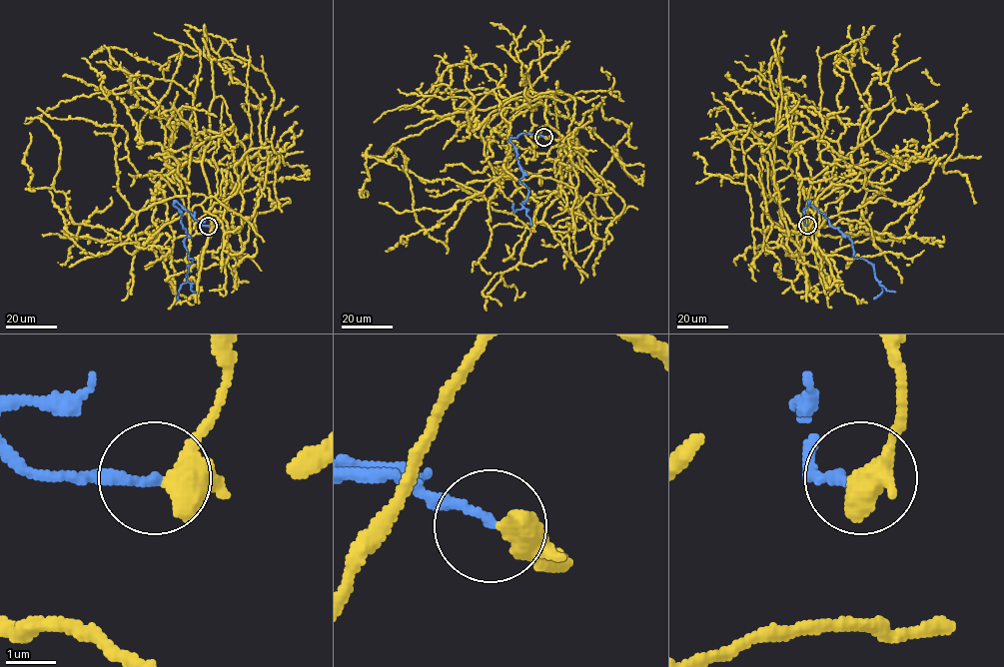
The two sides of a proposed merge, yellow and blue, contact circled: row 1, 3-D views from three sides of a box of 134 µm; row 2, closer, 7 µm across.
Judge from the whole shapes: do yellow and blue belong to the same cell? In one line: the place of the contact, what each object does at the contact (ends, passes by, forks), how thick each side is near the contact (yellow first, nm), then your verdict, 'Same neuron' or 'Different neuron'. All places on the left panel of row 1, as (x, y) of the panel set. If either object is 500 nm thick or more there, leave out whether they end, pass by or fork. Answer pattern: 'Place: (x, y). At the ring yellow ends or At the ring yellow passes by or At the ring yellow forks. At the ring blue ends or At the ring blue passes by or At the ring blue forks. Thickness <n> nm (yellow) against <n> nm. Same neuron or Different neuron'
Place: (208, 226). At the ring yellow passes by. At the ring blue ends. Thickness 420 nm (yellow) against 190 nm. Different neuron

